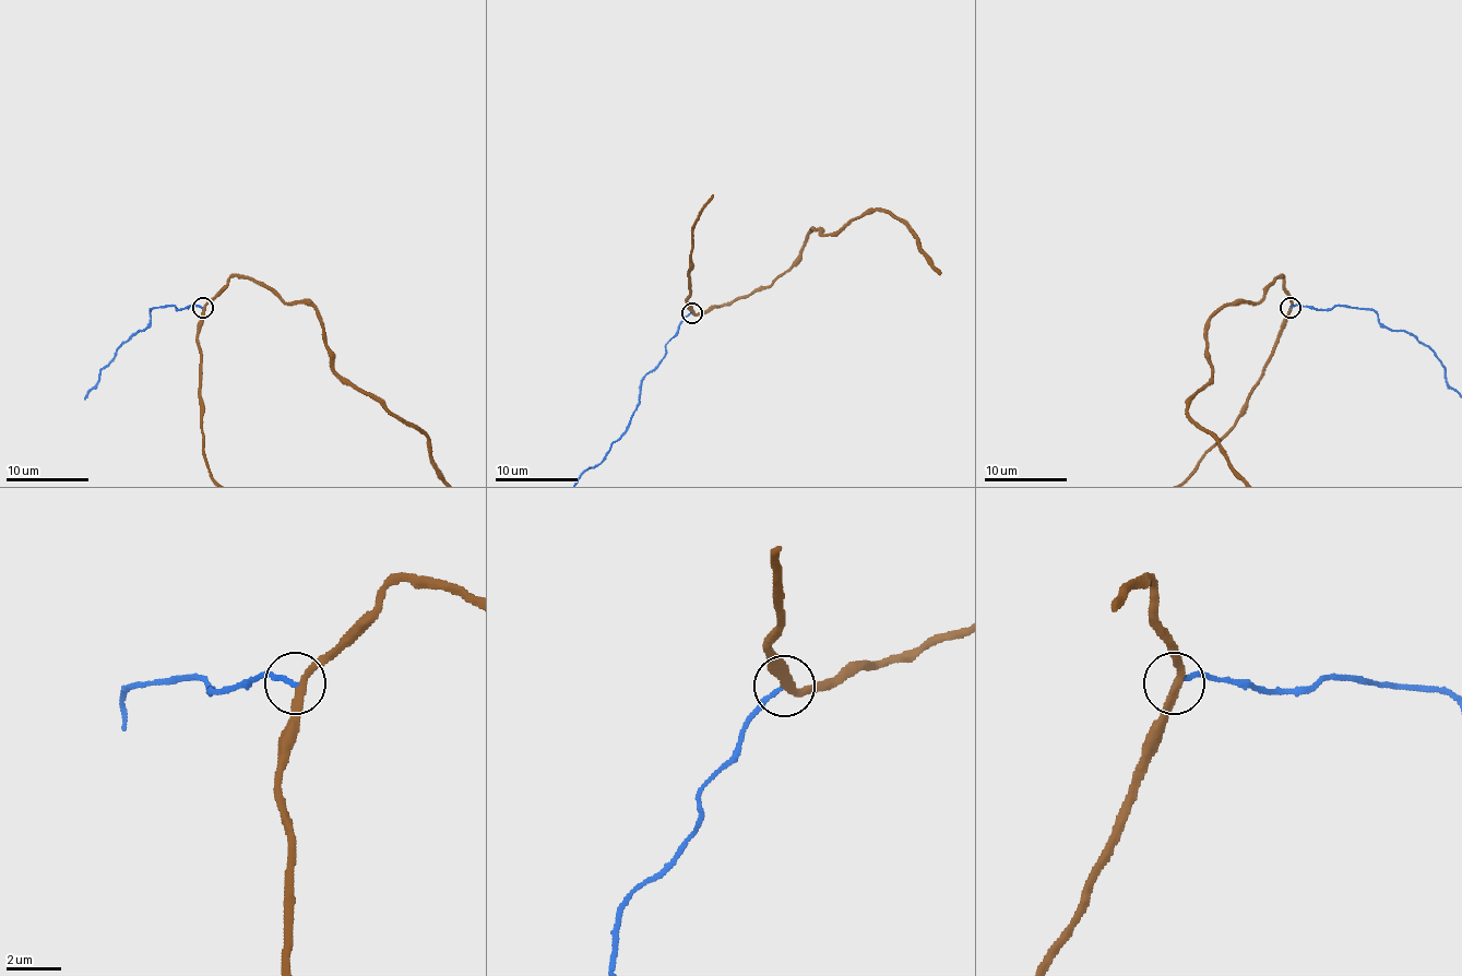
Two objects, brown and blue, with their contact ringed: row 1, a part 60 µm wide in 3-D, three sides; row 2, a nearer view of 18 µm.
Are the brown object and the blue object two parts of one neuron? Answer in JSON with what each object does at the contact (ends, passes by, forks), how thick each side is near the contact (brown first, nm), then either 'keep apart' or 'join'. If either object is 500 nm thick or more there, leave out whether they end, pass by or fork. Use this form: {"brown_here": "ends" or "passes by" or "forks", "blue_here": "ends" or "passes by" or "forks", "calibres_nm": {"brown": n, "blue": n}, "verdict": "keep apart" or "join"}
{"brown_here": "passes by", "blue_here": "ends", "calibres_nm": {"brown": 280, "blue": 160}, "verdict": "keep apart"}

